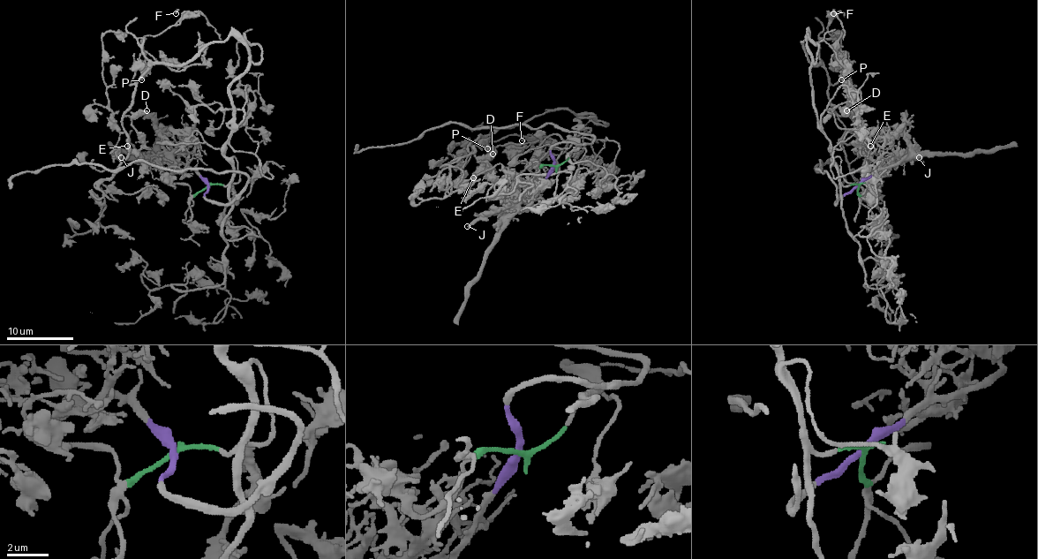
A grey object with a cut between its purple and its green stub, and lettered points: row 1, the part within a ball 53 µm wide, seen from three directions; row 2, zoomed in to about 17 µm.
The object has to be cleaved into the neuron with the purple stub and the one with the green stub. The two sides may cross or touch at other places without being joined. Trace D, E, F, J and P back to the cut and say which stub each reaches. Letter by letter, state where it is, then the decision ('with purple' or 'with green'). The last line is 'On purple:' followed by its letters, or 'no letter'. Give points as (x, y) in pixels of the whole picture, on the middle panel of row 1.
D: place (492, 154); with green
E: place (473, 177); with green
F: place (522, 140); with green
J: place (467, 226); with purple
P: place (487, 148); with green
On purple: J

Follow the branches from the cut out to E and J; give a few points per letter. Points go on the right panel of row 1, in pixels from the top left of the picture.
E: (859, 185), (838, 176), (808, 35), (802, 47), (827, 73), (831, 107), (851, 118), (864, 150), (871, 146)
J: (857, 185), (877, 170), (876, 174), (887, 172), (901, 162), (919, 157)

